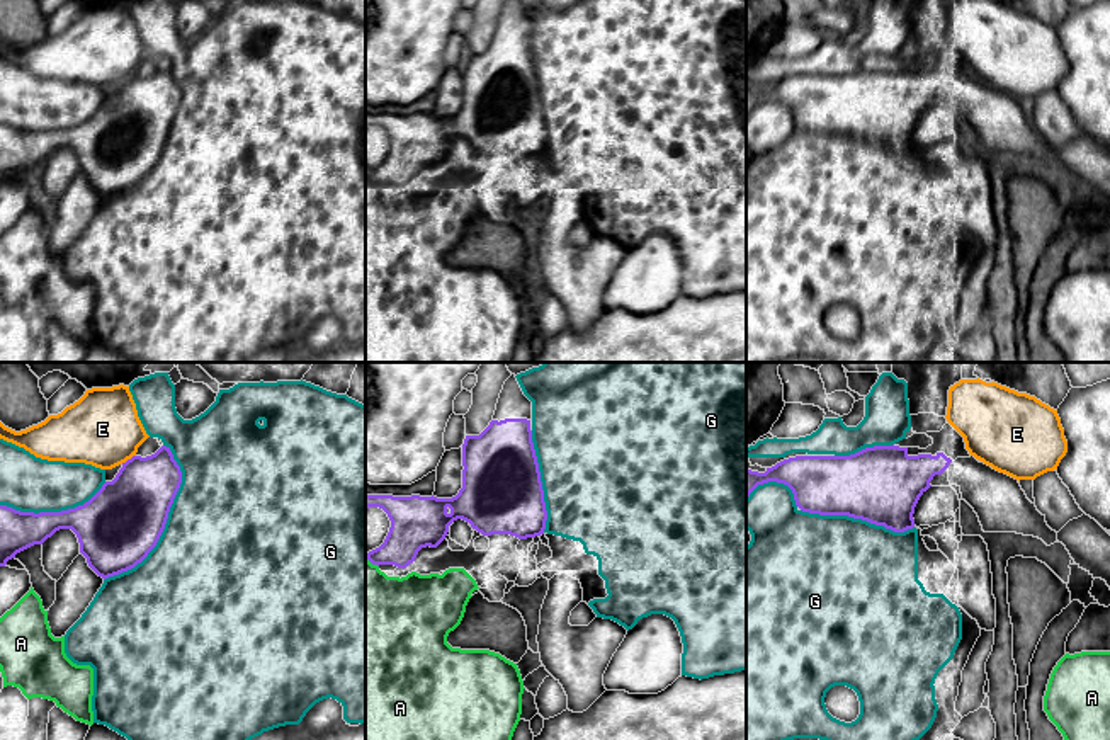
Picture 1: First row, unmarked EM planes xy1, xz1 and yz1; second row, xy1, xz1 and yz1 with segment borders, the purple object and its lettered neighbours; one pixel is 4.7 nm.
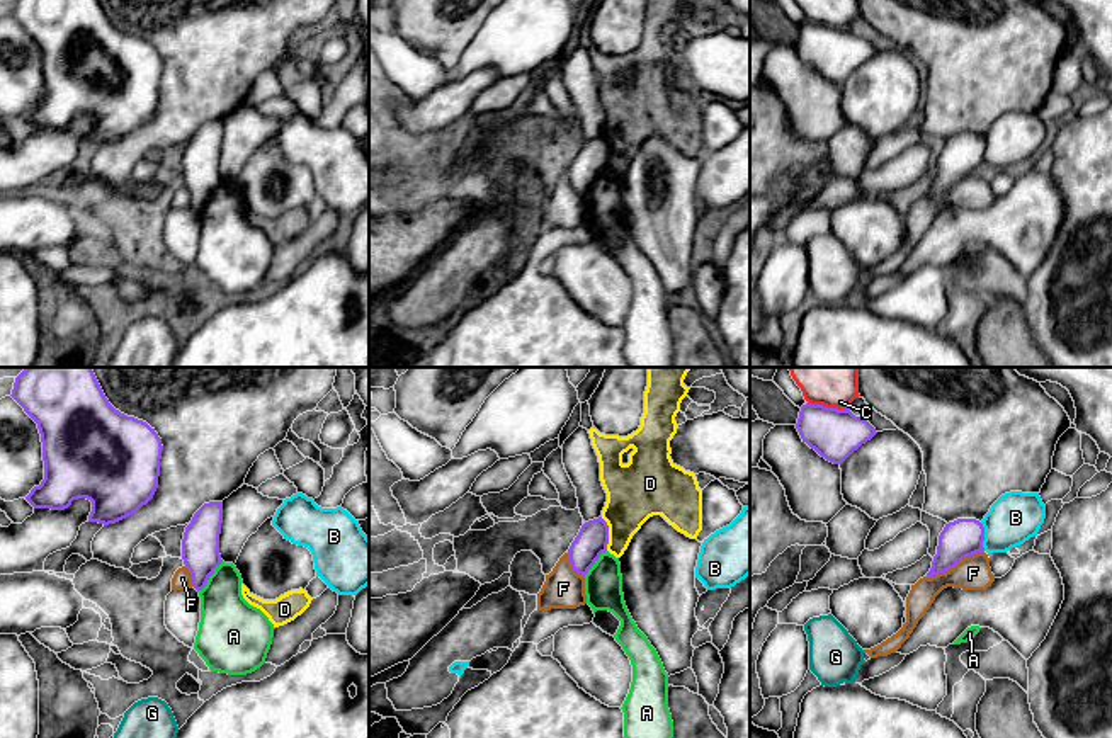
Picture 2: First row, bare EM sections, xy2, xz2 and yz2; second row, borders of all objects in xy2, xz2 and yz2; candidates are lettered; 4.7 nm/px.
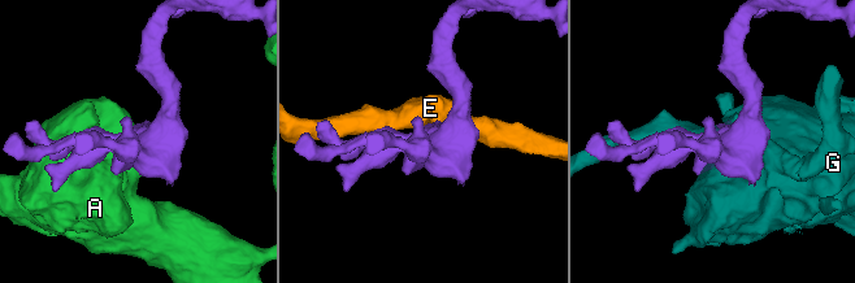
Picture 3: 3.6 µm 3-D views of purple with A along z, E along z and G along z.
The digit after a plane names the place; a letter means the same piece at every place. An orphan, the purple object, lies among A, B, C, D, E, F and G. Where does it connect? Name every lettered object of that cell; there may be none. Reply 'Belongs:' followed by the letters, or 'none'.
Belongs: none

